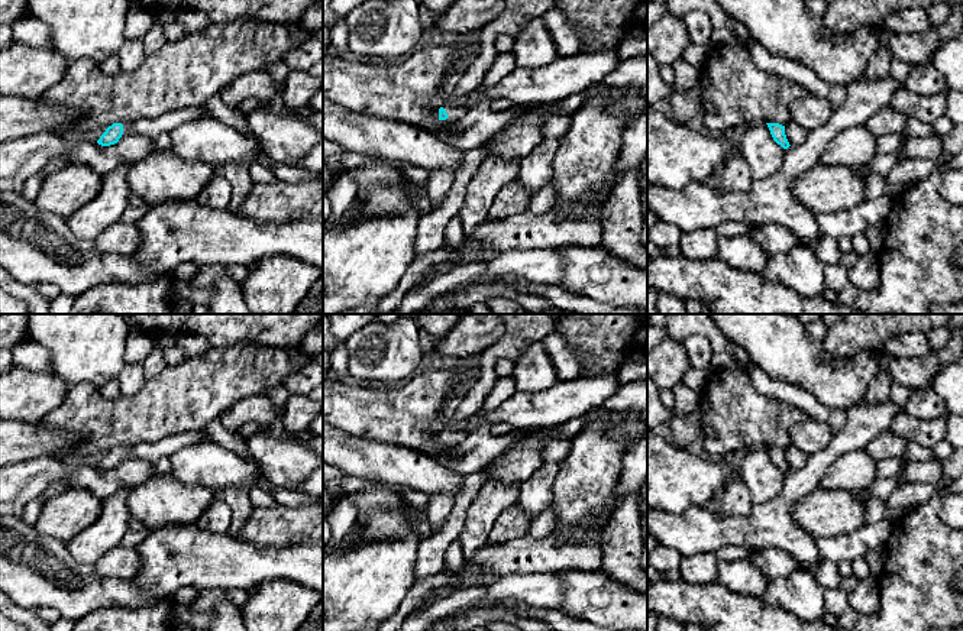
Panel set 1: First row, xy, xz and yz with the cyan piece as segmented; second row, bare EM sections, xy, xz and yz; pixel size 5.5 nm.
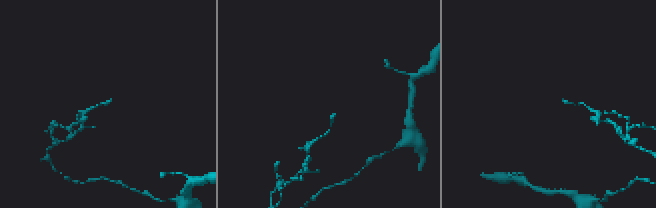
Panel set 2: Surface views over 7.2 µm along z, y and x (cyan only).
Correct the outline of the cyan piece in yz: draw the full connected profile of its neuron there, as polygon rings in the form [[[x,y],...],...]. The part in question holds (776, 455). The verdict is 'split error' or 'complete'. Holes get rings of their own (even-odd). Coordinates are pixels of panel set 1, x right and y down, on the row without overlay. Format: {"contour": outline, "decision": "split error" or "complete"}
{"contour": [[[766,447],[769,454],[770,454],[770,459],[773,462],[773,465],[781,469],[783,473],[788,473],[791,469],[786,463],[786,459],[785,459],[785,450],[779,449],[779,447]]], "decision": "complete"}

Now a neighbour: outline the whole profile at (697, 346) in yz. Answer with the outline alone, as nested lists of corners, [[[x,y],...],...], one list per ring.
[[[702,334],[688,336],[684,342],[684,349],[688,355],[689,365],[694,369],[711,369],[712,347],[710,340]]]

